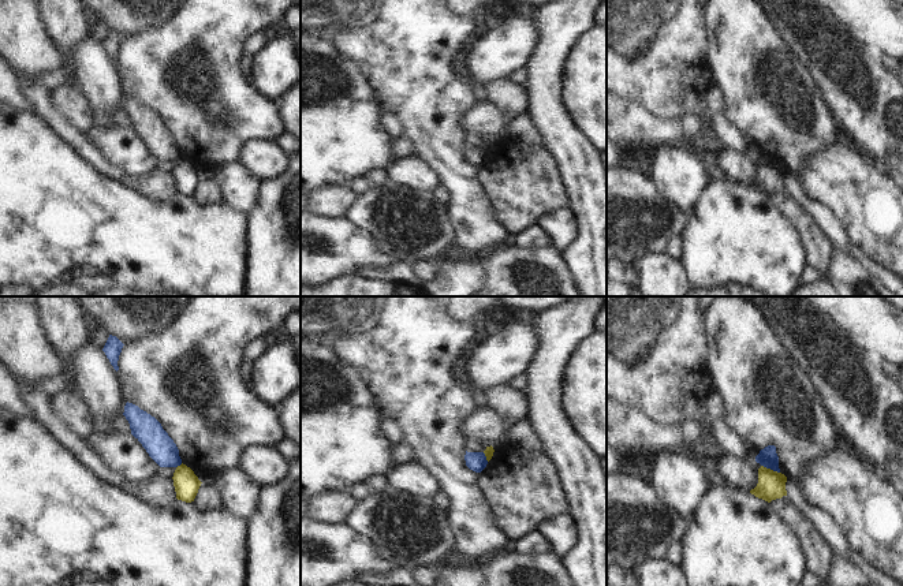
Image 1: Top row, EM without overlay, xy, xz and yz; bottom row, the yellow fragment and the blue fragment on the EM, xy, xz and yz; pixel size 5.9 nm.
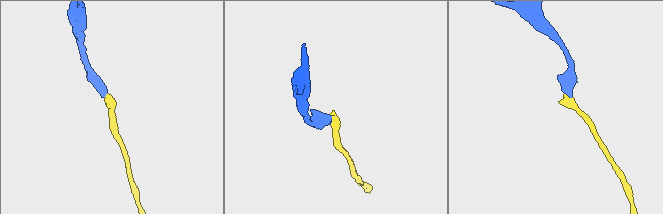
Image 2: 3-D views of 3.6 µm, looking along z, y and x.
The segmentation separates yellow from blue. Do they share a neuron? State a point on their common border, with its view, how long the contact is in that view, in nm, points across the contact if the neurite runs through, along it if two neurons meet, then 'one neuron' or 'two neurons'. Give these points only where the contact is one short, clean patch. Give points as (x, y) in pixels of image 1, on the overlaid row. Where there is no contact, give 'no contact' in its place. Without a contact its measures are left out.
yz (769, 469) | 120 nm | along yz (761, 465), (779, 473) | two neurons

